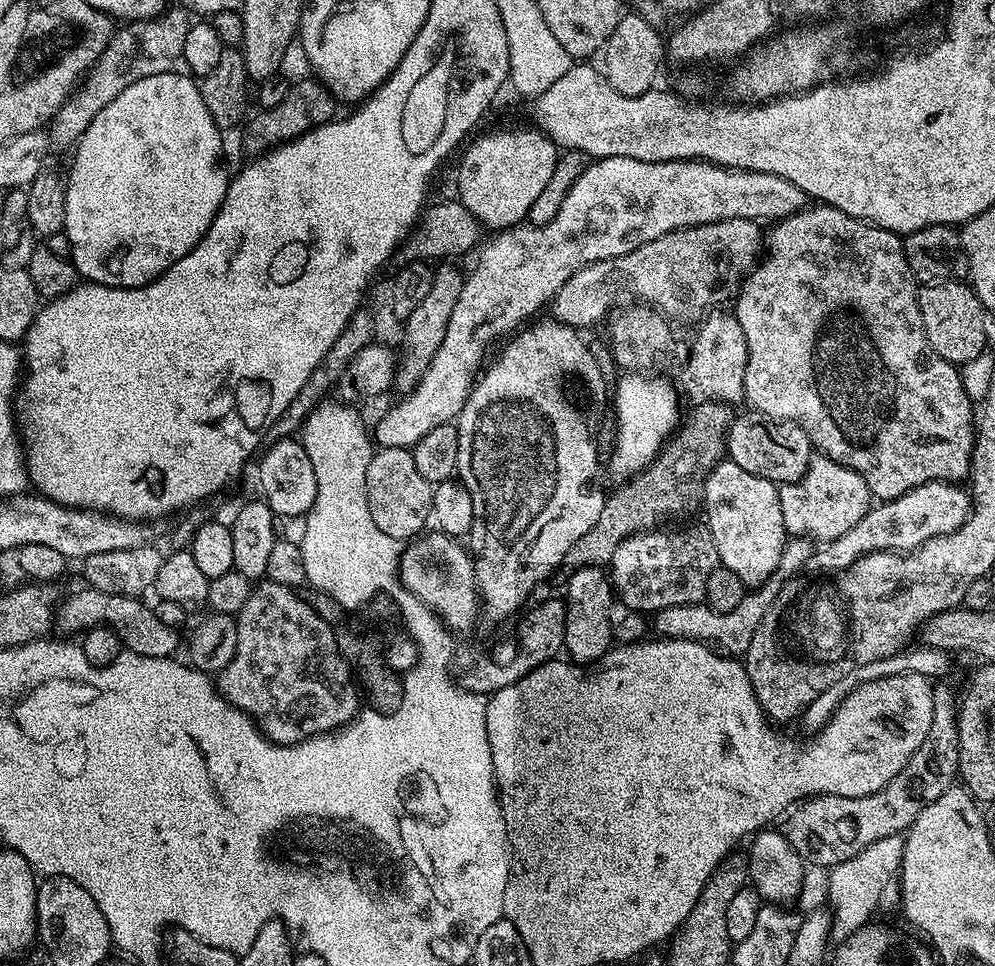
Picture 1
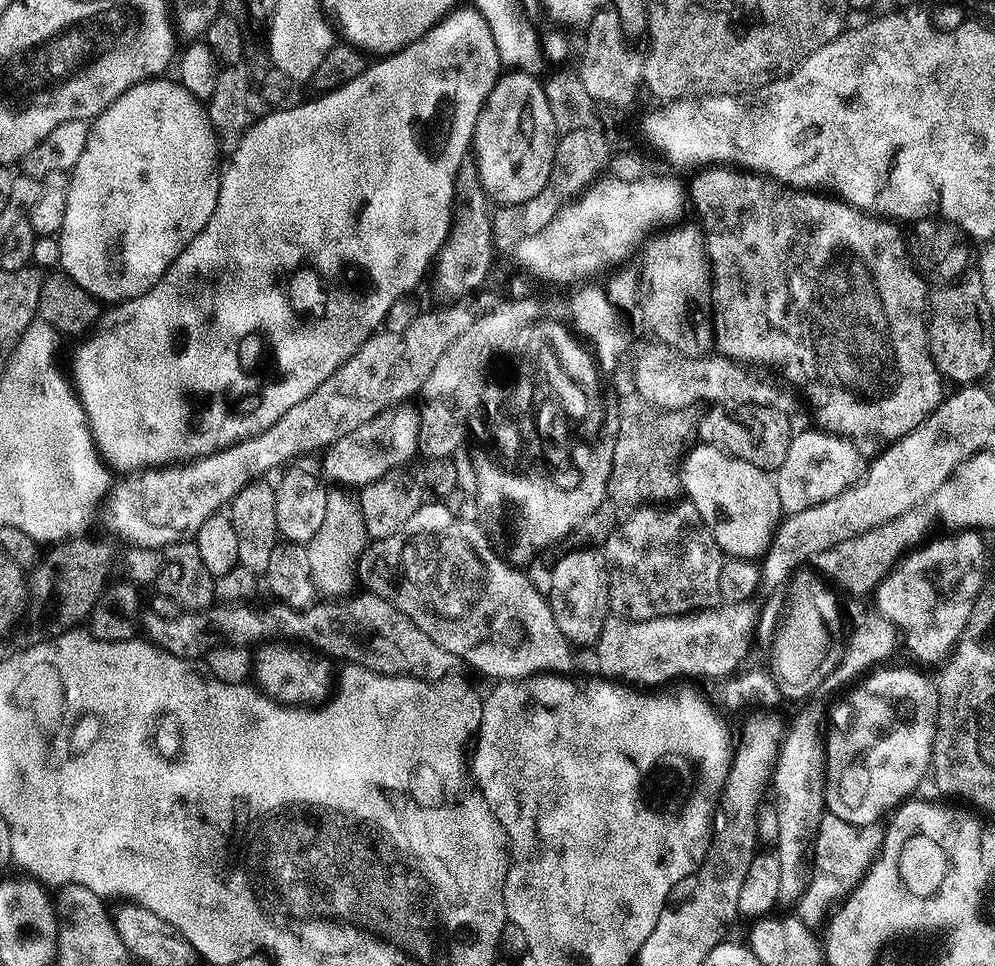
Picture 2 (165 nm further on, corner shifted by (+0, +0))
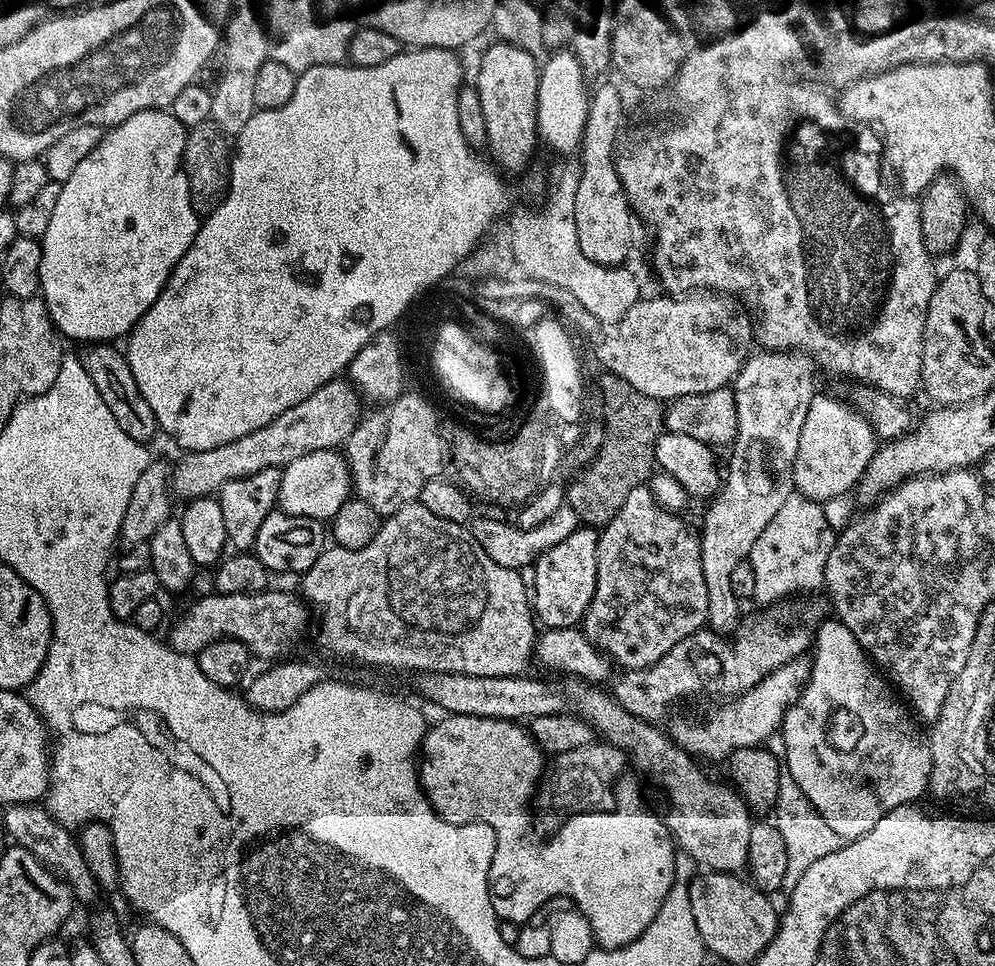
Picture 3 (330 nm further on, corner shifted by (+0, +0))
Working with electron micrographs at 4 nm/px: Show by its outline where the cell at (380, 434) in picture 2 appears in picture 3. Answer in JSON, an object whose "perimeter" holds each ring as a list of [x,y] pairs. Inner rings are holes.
{"perimeter":[[[330,448],[314,450],[310,454],[302,454],[302,458],[294,458],[294,462],[287,464],[281,471],[278,508],[286,514],[309,516],[328,522],[350,499],[352,491],[352,475],[348,472],[347,459],[339,451]]]}

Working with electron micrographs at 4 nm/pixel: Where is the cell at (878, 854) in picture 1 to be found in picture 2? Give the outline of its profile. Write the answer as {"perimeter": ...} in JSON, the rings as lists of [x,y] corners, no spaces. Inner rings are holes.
{"perimeter":[[[831,812],[822,815],[814,840],[812,875],[807,889],[796,905],[796,914],[807,928],[819,929],[818,926],[822,926],[831,912],[860,884],[879,855],[880,847],[884,843],[884,829],[878,822],[857,825],[844,822]]]}

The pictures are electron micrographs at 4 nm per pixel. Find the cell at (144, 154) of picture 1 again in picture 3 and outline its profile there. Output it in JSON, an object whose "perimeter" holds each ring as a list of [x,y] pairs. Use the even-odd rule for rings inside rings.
{"perimeter":[[[163,108],[154,110],[142,110],[126,122],[117,124],[115,128],[107,129],[104,137],[78,162],[78,167],[70,178],[66,178],[60,184],[58,202],[54,205],[54,214],[50,217],[50,226],[46,226],[46,234],[42,238],[42,266],[40,267],[40,291],[39,295],[48,308],[48,316],[52,320],[56,331],[61,337],[72,340],[84,340],[83,342],[116,342],[116,339],[127,337],[132,328],[154,306],[158,294],[166,286],[174,266],[190,250],[190,246],[196,237],[196,231],[200,229],[201,221],[196,211],[190,206],[190,190],[188,189],[188,175],[184,173],[184,138],[186,130],[178,118],[172,116],[171,111]]]}

